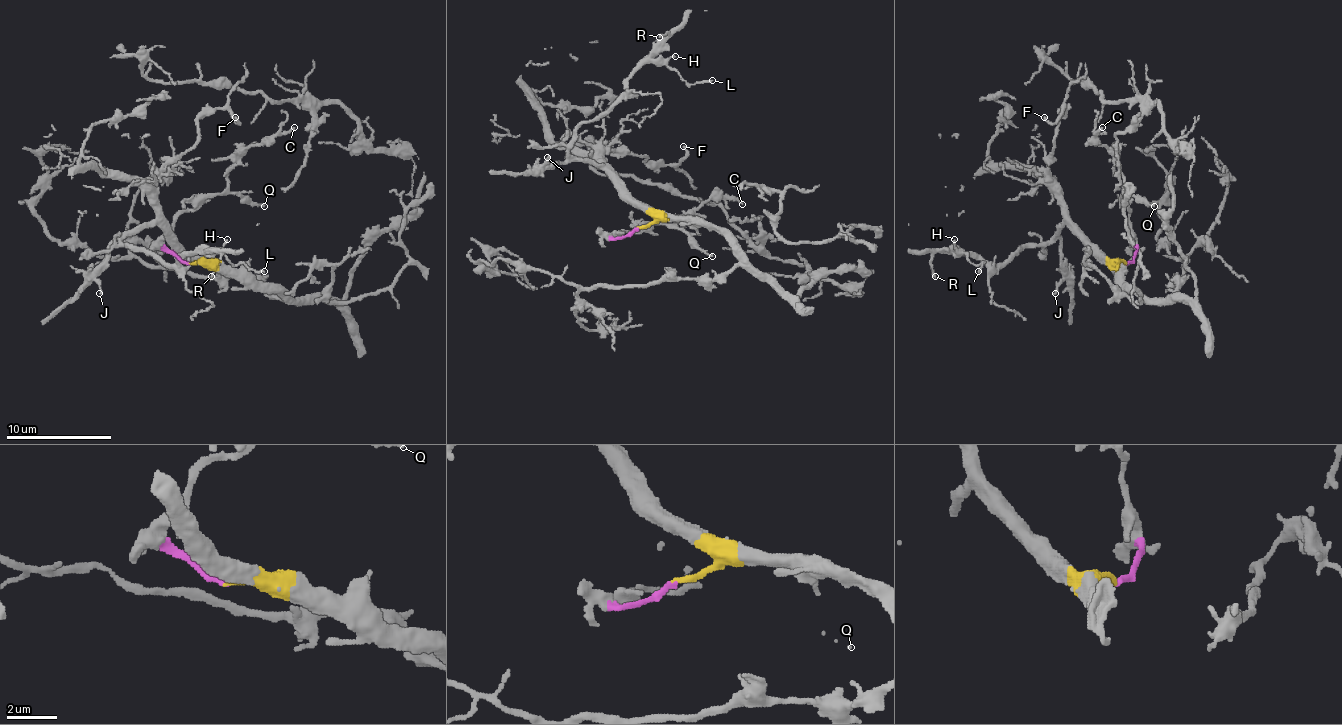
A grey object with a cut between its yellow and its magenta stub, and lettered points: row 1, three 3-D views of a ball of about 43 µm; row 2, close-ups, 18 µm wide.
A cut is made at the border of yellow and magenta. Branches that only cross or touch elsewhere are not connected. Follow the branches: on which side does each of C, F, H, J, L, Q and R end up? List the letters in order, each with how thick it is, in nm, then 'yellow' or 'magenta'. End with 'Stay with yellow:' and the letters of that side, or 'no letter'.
C: calibre 180 nm; magenta
F: calibre 180 nm; yellow
H: calibre 130 nm; yellow
J: calibre 160 nm; yellow
L: calibre 170 nm; yellow
Q: calibre 150 nm; magenta
R: calibre 160 nm; yellow
Stay with yellow: F, H, J, L, R

